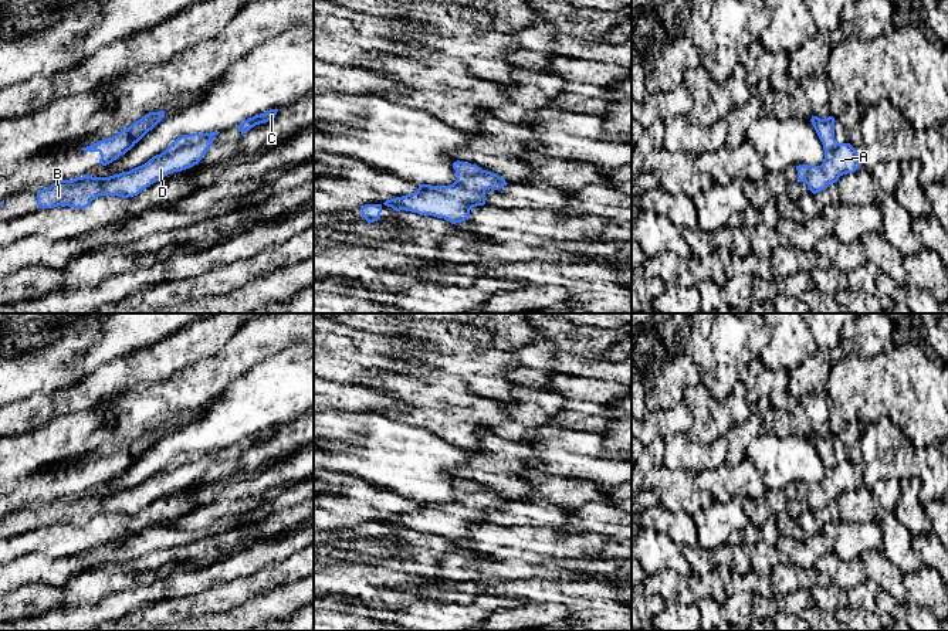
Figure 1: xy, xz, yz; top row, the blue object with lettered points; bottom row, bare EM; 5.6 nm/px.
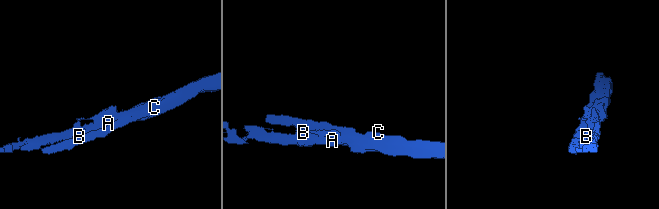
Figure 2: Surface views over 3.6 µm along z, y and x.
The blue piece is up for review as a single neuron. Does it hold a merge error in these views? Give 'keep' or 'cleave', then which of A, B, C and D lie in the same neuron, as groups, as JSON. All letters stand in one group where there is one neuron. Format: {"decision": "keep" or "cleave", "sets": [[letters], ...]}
{"decision": "keep", "sets": [["A", "B", "C", "D"]]}

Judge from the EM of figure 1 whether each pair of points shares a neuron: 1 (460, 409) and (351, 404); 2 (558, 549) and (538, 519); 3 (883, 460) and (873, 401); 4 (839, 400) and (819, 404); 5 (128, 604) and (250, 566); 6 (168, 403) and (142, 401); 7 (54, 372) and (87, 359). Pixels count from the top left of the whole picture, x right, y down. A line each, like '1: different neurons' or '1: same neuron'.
1: different neurons
2: different neurons
3: different neurons
4: different neurons
5: same neuron
6: same neuron
7: same neuron

